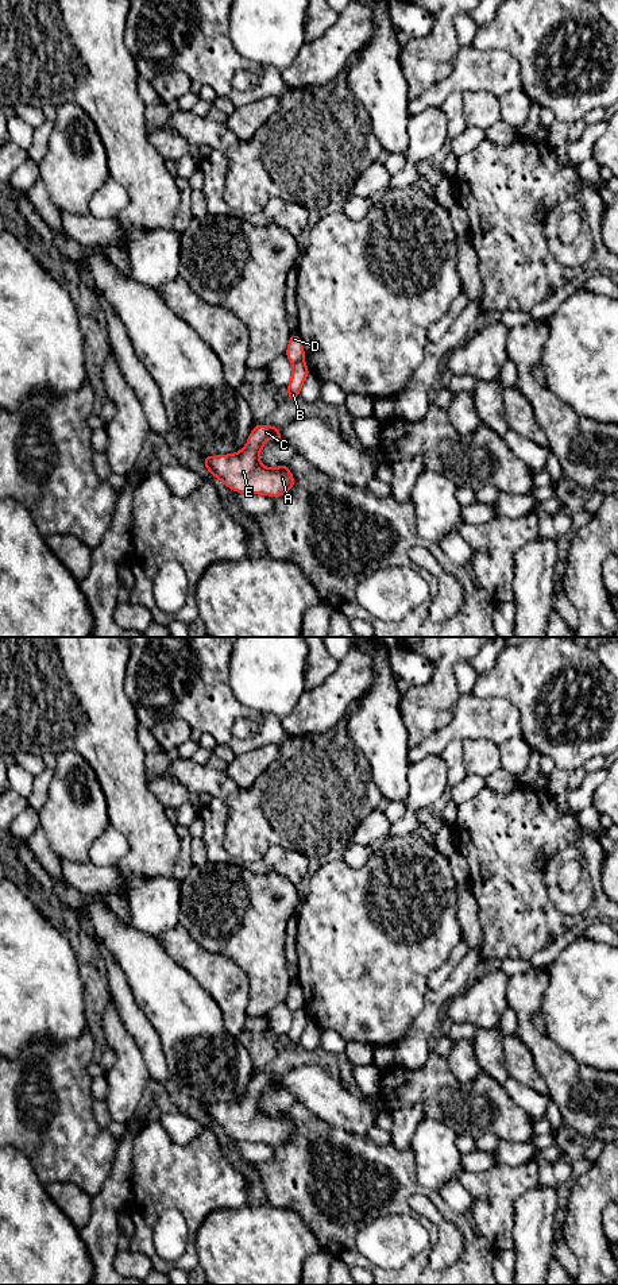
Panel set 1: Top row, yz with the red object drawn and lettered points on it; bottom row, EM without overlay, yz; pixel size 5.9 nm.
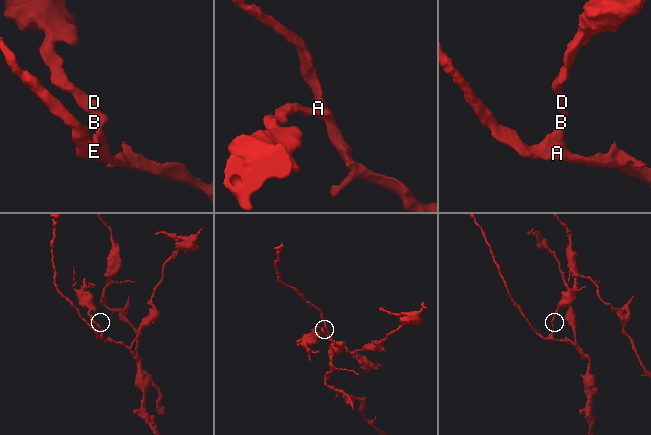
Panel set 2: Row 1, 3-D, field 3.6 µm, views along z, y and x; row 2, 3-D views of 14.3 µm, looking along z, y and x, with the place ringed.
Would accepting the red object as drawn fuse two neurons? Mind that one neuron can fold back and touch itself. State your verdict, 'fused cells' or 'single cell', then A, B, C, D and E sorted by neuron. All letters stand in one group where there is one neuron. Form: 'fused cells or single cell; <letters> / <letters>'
fused cells; A B C E / D

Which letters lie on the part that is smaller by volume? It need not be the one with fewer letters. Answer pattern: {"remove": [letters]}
{"remove": ["D"]}

